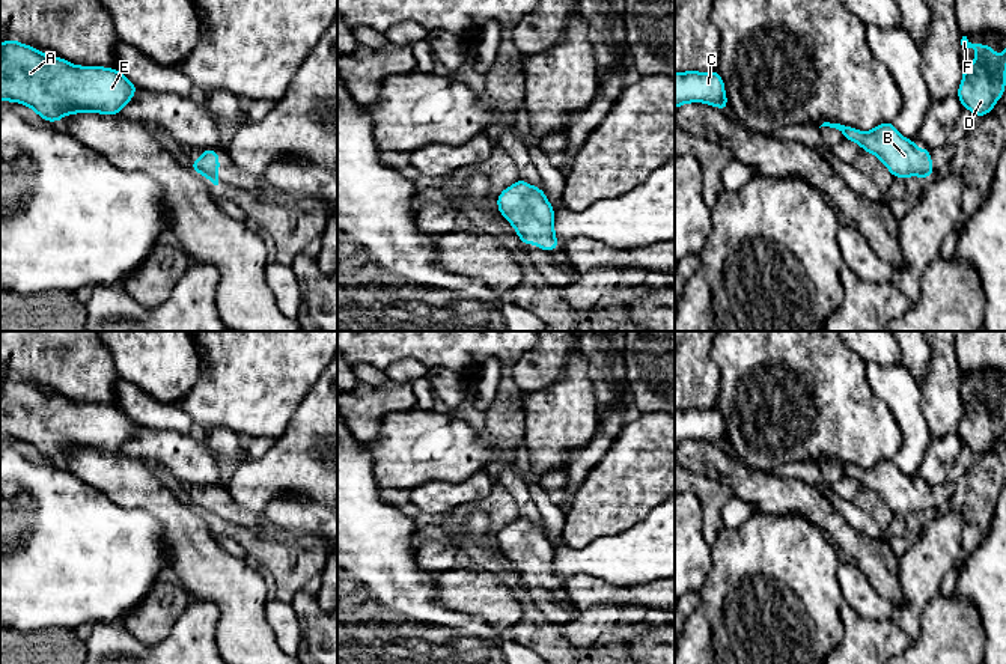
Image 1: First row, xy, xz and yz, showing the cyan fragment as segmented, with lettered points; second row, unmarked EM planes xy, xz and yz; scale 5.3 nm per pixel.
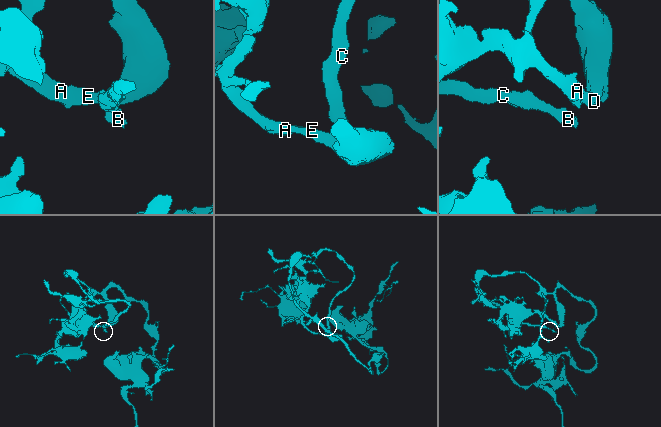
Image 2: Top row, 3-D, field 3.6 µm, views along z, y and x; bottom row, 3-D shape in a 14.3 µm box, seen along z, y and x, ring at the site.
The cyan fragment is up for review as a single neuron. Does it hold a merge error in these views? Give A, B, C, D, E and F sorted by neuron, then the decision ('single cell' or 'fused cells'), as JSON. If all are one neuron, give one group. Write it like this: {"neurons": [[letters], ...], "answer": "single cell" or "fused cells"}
{"neurons": [["A", "B", "C", "D", "E", "F"]], "answer": "single cell"}

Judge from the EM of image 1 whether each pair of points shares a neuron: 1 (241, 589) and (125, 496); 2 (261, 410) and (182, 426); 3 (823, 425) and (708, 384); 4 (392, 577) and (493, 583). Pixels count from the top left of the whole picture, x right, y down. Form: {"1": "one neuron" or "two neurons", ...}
{"1": "one neuron", "2": "two neurons", "3": "two neurons", "4": "two neurons"}

